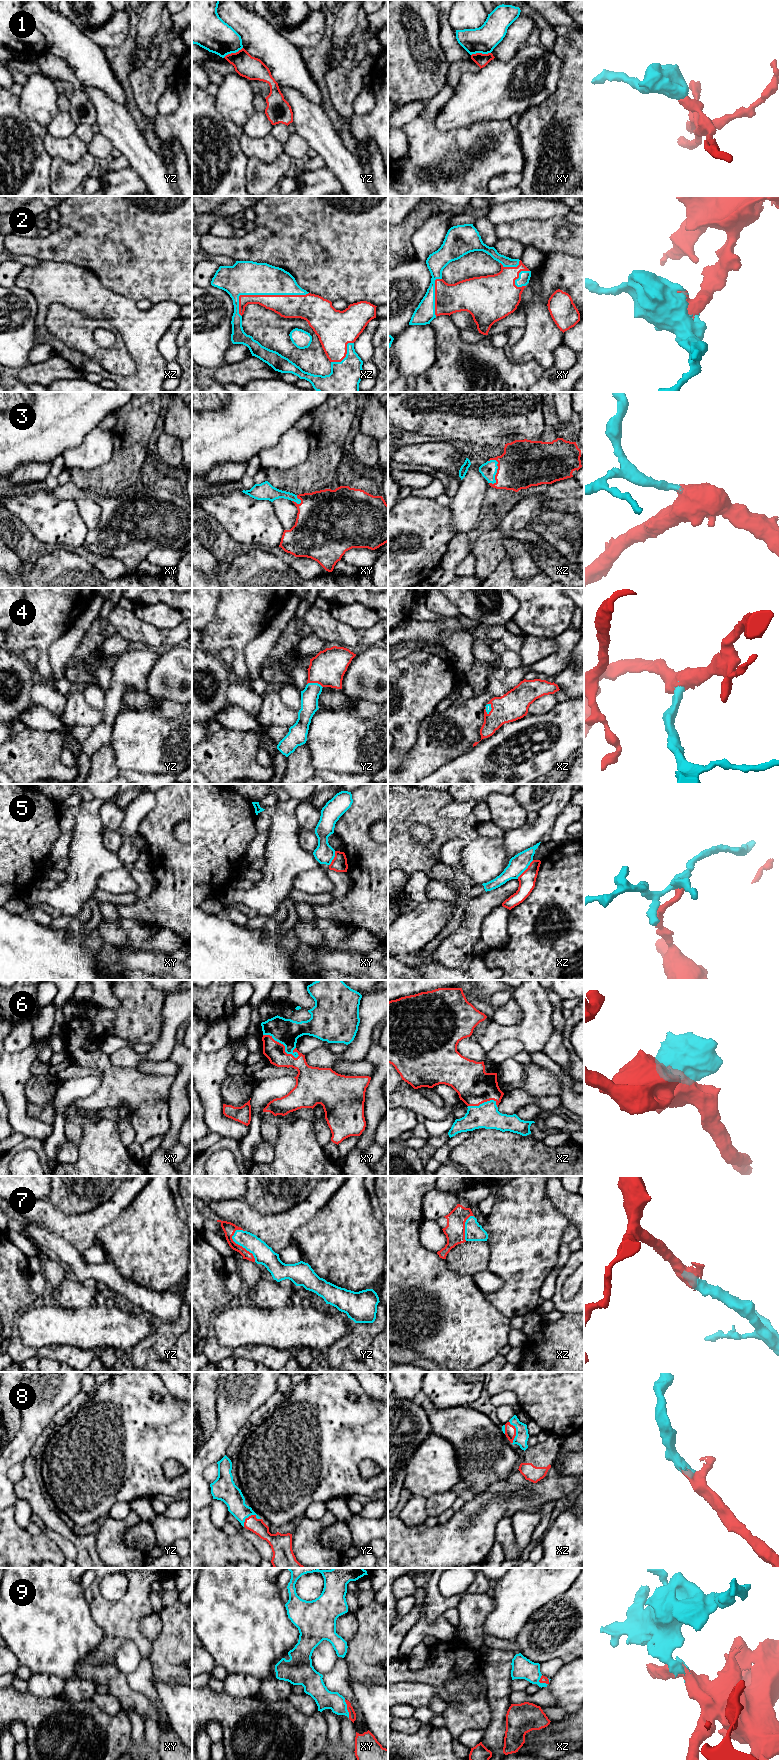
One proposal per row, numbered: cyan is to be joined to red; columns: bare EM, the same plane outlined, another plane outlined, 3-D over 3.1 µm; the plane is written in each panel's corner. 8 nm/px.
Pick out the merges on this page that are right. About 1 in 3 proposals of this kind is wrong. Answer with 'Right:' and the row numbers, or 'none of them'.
Right: 2, 3, 4, 6, 7, 8, 9

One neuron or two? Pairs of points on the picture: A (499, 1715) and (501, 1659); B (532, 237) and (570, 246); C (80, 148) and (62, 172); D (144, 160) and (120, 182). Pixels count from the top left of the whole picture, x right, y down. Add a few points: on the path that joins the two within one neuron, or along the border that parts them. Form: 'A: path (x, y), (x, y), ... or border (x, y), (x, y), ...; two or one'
A: path (499, 1701), (499, 1673); one
B: path (541, 237), (548, 242), (561, 245); one
C: border (87, 151), (72, 163), (59, 158), (52, 159); two
D: border (129, 165), (146, 185); two

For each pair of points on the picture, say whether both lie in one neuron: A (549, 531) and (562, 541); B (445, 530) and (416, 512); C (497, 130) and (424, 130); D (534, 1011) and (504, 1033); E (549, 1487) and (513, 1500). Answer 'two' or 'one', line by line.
A: one
B: one
C: one
D: one
E: one

